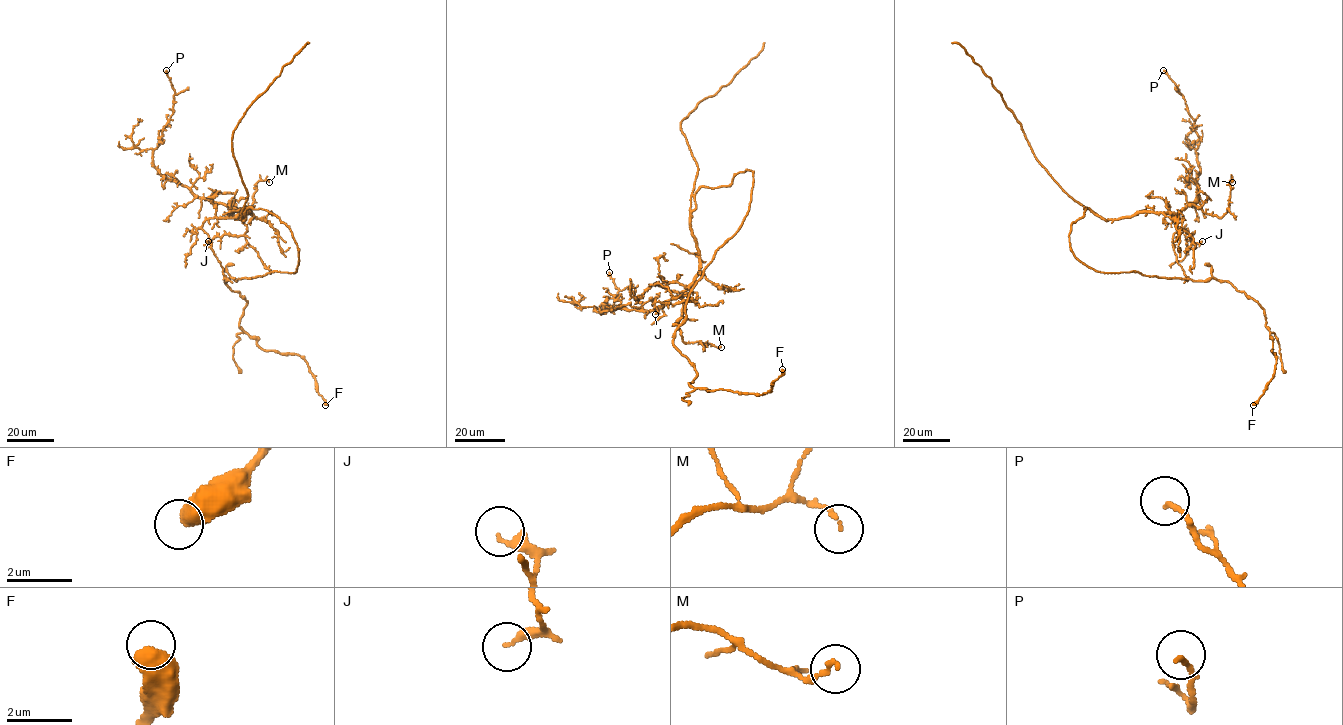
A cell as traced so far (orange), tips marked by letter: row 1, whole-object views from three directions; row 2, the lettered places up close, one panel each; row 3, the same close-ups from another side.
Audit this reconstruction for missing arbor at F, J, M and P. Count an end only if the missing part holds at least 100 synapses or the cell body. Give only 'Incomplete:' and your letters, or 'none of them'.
Incomplete: none of them

